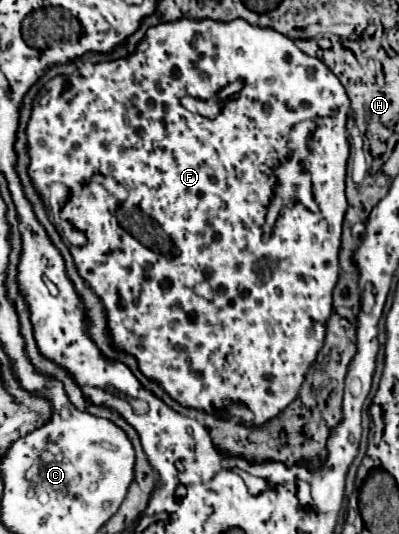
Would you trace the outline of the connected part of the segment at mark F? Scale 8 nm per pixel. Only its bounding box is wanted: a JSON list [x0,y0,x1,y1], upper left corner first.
[26,20,350,424]

